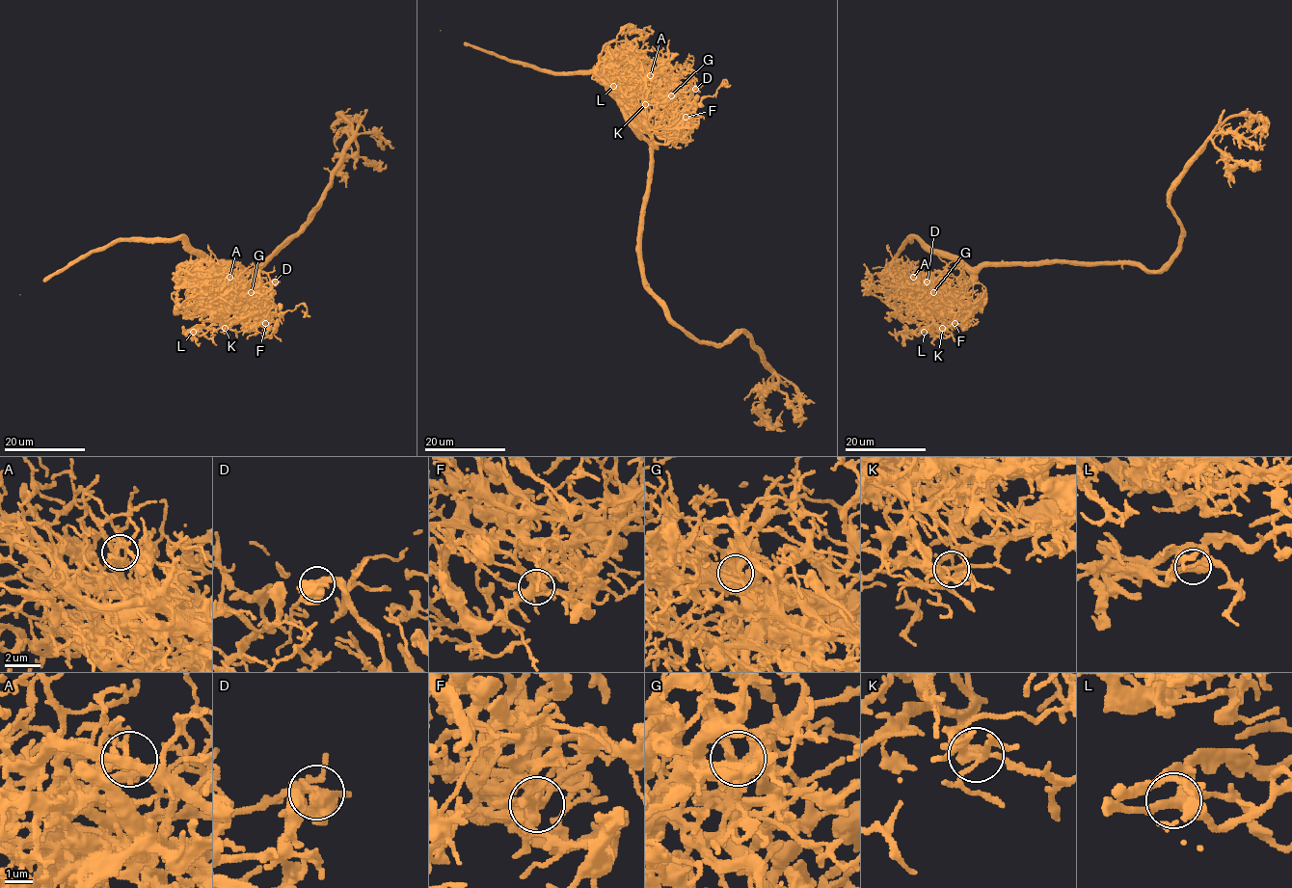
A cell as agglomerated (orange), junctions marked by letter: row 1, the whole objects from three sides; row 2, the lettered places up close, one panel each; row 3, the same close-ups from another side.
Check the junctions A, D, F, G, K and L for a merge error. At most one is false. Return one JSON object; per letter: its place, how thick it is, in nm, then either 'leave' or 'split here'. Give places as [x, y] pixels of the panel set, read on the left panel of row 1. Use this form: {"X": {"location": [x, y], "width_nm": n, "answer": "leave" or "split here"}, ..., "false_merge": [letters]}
{"A": {"location": [229, 277], "width_nm": 240, "answer": "leave"}, "D": {"location": [275, 282], "width_nm": 480, "answer": "leave"}, "F": {"location": [265, 323], "width_nm": 400, "answer": "split here"}, "G": {"location": [251, 292], "width_nm": 320, "answer": "leave"}, "K": {"location": [225, 328], "width_nm": 320, "answer": "leave"}, "L": {"location": [193, 332], "width_nm": 360, "answer": "leave"}, "false_merge": ["F"]}

